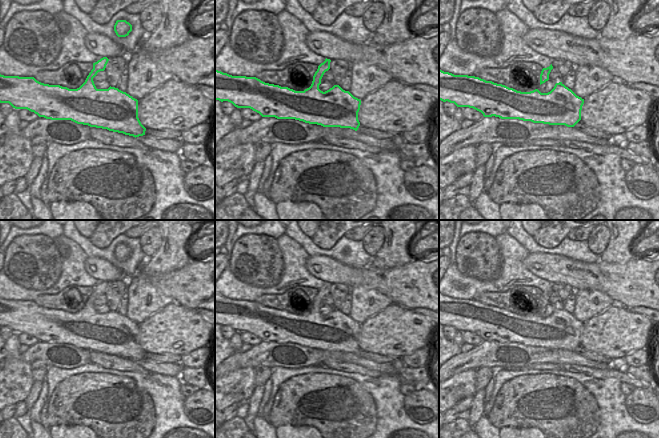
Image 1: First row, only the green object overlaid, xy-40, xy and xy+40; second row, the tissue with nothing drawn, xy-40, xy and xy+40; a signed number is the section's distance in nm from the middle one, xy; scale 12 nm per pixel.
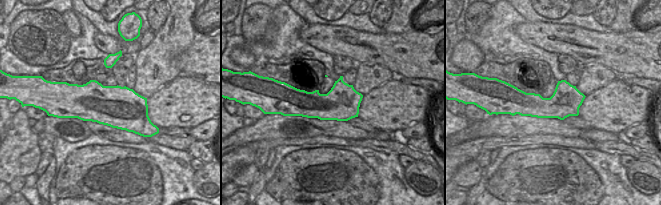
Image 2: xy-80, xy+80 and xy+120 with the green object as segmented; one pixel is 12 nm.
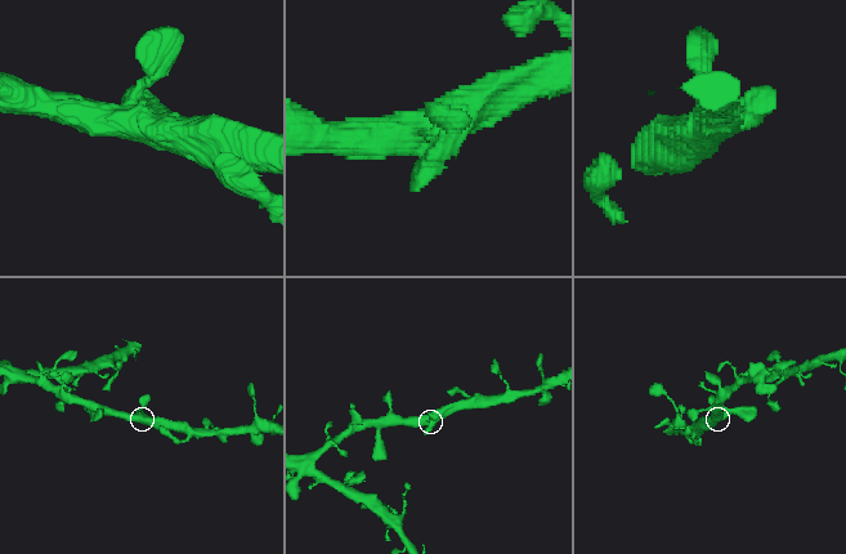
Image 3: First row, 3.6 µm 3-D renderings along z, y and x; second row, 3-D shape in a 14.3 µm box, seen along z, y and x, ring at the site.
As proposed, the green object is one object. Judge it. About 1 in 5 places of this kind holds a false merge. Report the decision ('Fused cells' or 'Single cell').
Single cell

